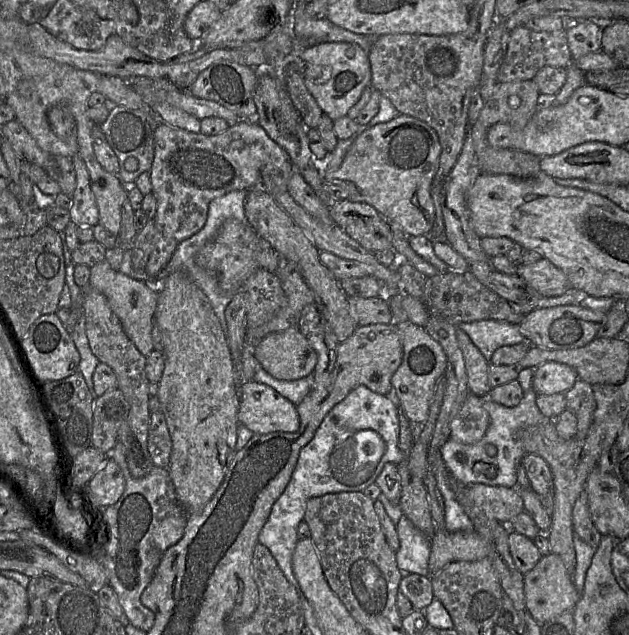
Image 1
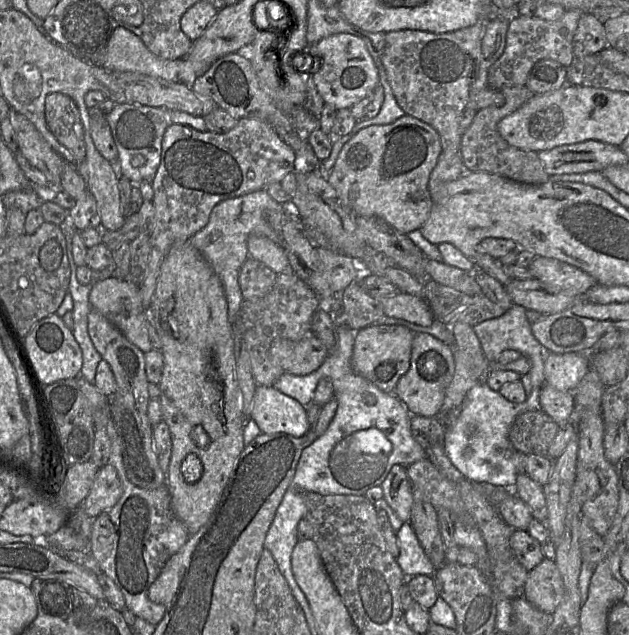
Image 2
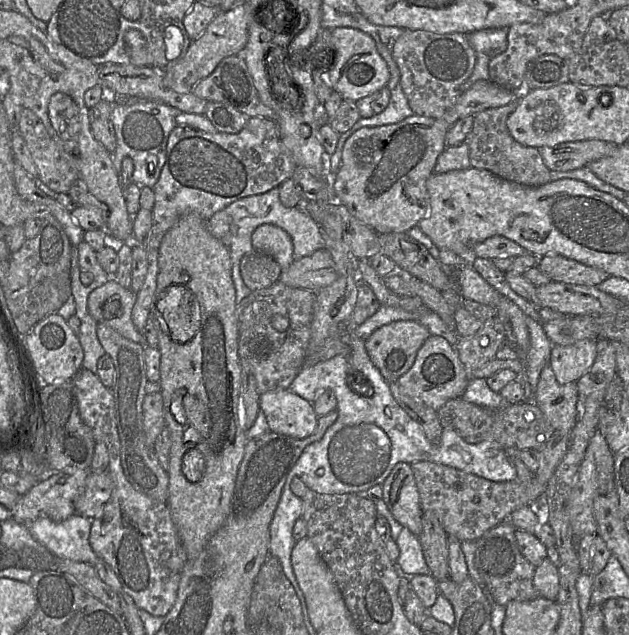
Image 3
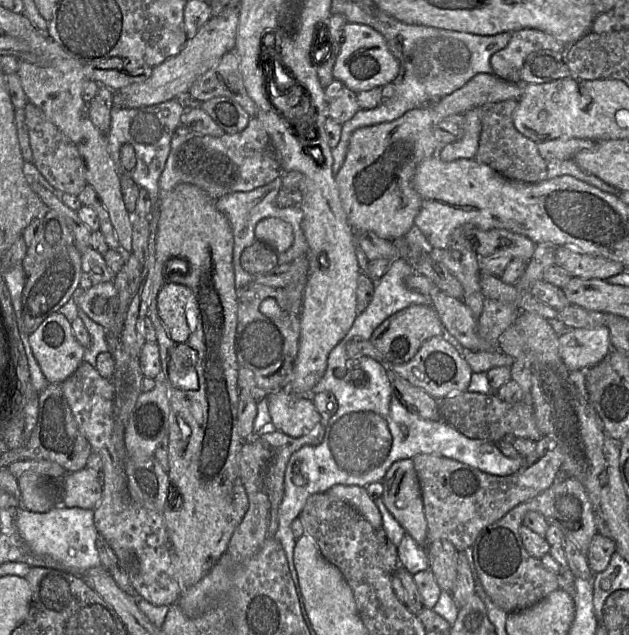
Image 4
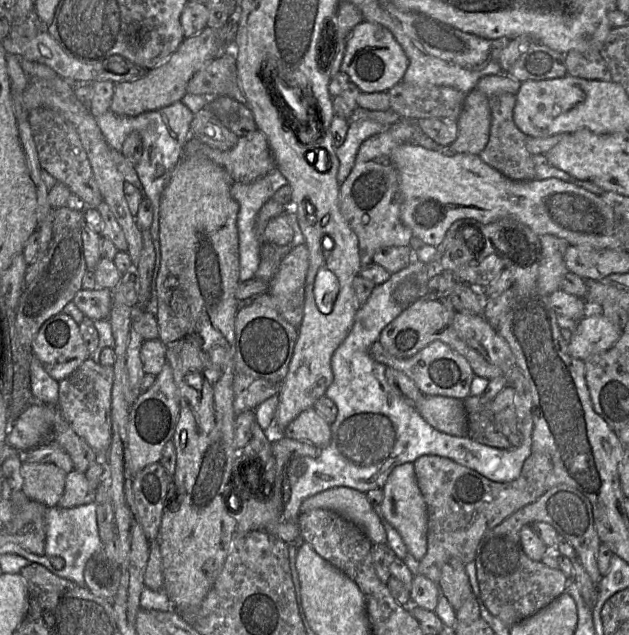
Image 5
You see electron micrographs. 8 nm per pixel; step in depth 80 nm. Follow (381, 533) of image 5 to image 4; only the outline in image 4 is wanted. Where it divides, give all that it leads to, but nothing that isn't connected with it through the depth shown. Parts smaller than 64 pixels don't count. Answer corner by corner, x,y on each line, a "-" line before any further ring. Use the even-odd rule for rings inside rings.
335,485
327,493
352,506
375,530
383,528
382,517
377,508
377,504
369,497
365,488

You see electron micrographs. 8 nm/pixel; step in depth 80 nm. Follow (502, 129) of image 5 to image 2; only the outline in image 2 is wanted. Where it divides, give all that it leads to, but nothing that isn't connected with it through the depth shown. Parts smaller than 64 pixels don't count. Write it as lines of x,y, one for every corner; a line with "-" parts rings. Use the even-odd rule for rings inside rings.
526,85
504,87
500,91
505,97
505,103
502,106
488,106
478,110
471,125
462,134
460,152
466,172
488,172
524,184
543,184
550,179
550,175
543,168
538,152
511,146
497,130
498,123
519,109
533,93

